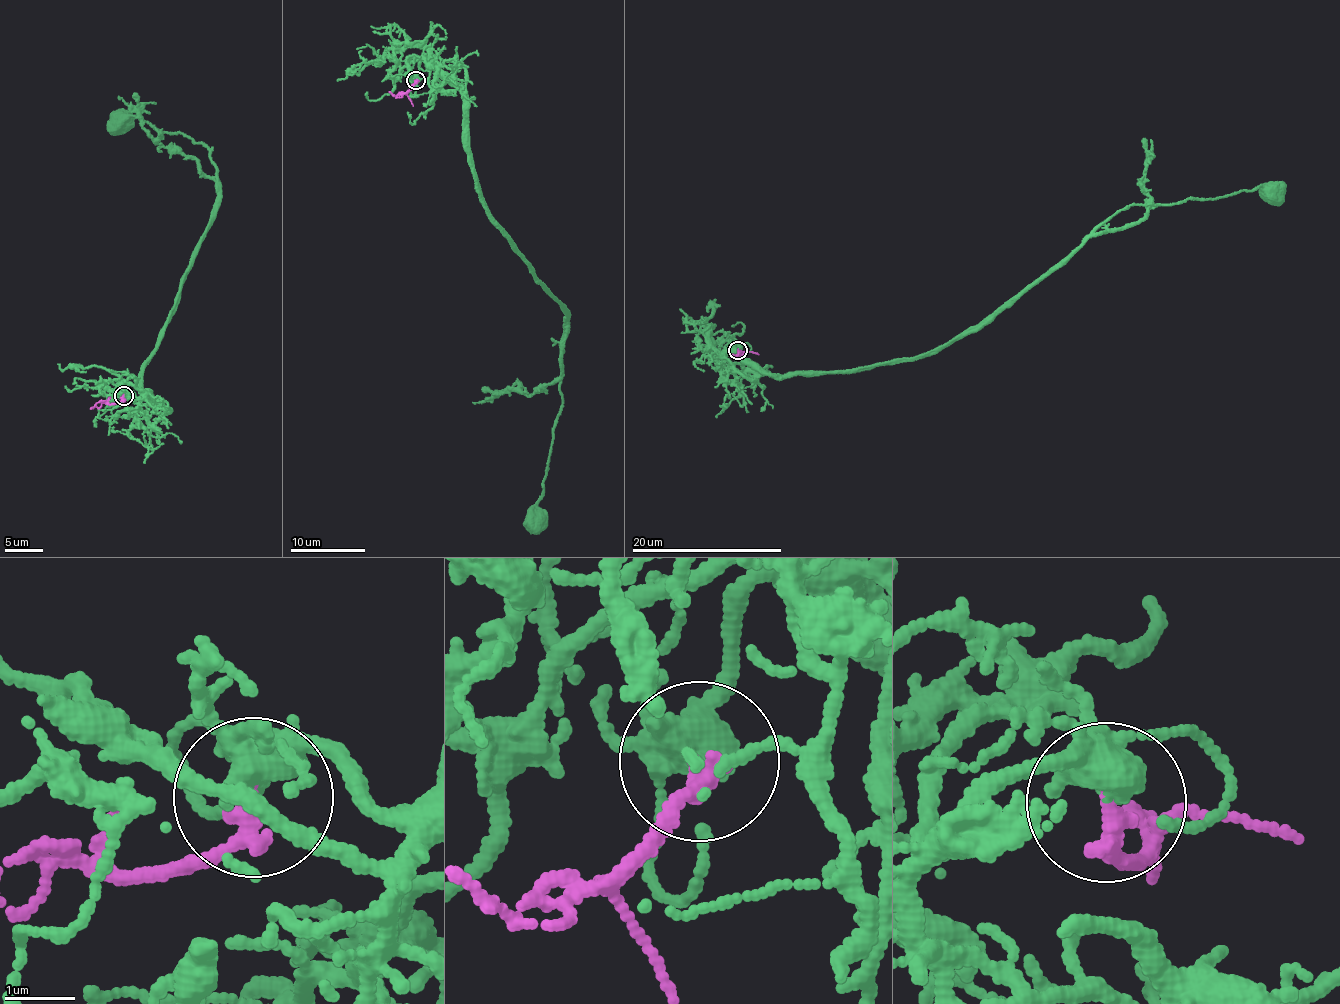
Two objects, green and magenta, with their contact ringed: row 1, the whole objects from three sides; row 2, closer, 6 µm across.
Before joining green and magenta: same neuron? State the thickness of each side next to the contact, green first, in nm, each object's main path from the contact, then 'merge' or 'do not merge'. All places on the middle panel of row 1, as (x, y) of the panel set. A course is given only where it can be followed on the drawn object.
400/280 nm | green via (415, 79), (418, 65), (426, 61), (463, 96), (463, 149), (488, 219), (566, 315), (559, 416), (536, 521) | magenta via (415, 79), (403, 93), (395, 96), (390, 92) | merge

